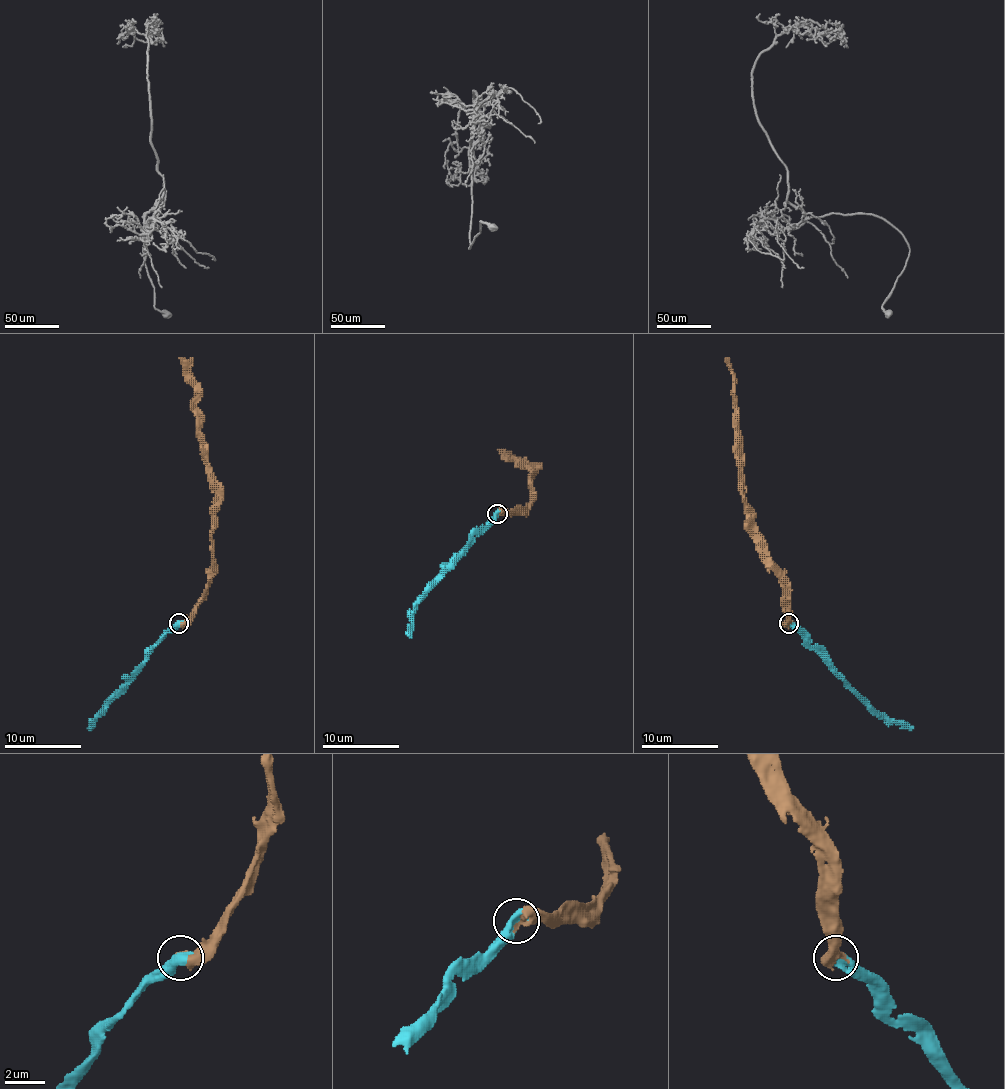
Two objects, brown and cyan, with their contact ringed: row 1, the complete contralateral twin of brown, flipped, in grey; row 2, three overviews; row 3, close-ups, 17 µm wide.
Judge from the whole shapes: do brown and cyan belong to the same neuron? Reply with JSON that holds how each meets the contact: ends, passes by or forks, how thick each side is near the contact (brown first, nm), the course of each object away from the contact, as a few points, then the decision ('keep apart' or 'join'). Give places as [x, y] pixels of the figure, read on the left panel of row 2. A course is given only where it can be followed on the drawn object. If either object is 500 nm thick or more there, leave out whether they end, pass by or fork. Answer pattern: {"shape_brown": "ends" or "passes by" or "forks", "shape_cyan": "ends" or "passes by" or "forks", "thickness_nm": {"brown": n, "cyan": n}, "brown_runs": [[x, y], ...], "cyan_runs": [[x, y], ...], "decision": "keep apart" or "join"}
{"thickness_nm": {"brown": 400, "cyan": 550}, "brown_runs": [[179, 623], [190, 615], [212, 575], [212, 509], [215, 490], [200, 431], [196, 381], [179, 358]], "cyan_runs": [[179, 623], [152, 649], [144, 665], [98, 711], [91, 728]], "decision": "join"}

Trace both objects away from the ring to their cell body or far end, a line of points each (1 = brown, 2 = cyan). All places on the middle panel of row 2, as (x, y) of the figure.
1: (497, 513), (521, 511), (530, 501), (530, 478), (534, 467), (522, 465), (497, 450)
2: (497, 513), (471, 538), (463, 553), (417, 601), (409, 637)

